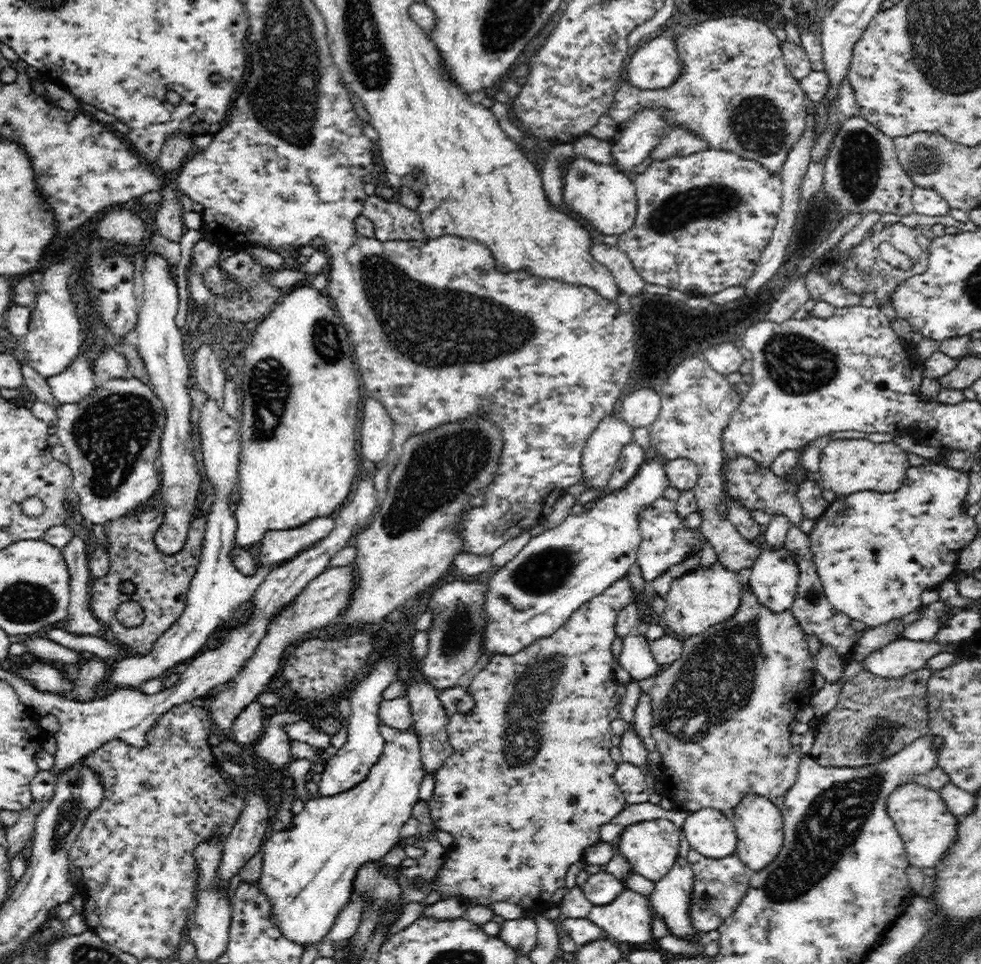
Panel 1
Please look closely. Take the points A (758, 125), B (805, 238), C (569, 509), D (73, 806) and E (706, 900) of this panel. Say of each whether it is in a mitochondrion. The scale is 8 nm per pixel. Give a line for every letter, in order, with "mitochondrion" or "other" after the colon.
A: mitochondrion
B: other
C: other
D: mitochondrion
E: mitochondrion

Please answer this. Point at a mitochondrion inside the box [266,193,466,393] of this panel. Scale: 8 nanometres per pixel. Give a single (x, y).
(326, 339)

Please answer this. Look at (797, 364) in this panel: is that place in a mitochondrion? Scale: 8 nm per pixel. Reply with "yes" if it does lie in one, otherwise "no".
yes

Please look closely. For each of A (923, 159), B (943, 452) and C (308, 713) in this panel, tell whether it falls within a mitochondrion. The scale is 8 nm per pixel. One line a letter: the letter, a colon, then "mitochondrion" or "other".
A: mitochondrion
B: other
C: other

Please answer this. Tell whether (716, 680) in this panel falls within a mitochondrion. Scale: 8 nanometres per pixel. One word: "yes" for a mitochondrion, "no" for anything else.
yes

